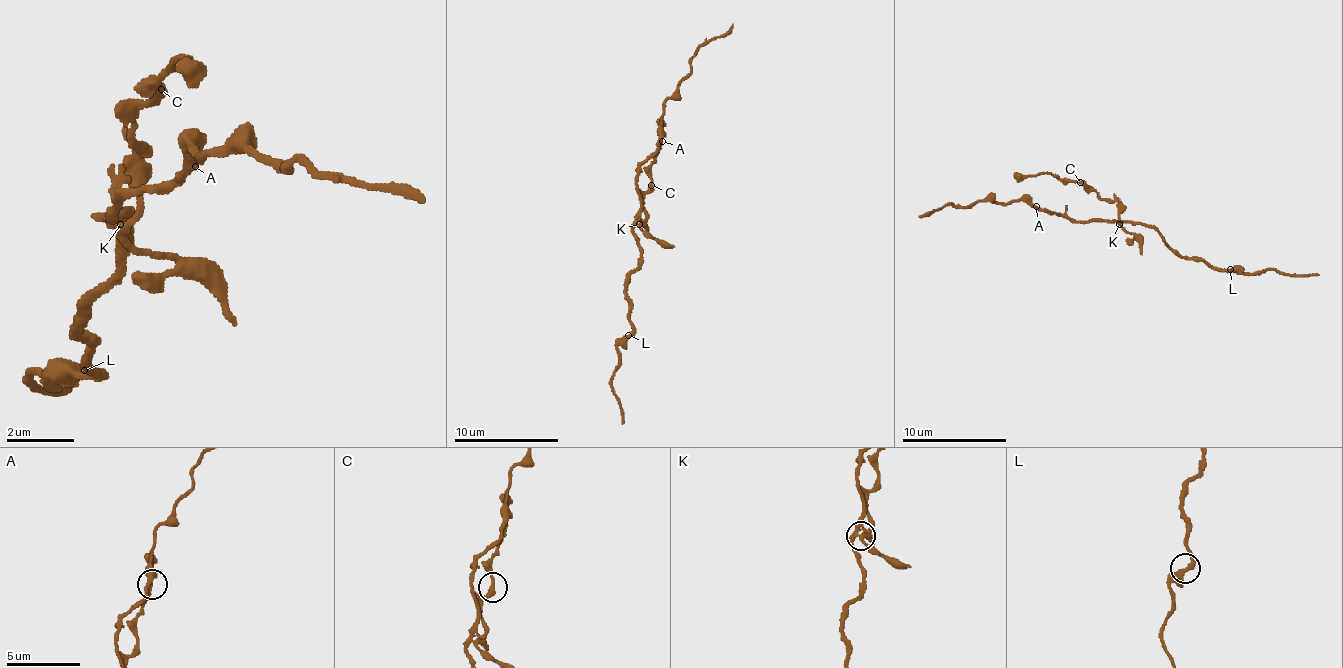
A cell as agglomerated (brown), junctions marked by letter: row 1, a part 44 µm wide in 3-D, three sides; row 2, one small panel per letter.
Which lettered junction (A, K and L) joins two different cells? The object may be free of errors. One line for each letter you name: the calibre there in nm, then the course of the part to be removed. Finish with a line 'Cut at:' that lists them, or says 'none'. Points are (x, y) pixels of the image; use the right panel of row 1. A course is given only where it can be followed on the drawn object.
K: 240 nm thick; foreign part runs (1120, 224), (1115, 203), (1088, 190), (1080, 182), (1057, 180), (1052, 174), (1015, 177)
Cut at: K

